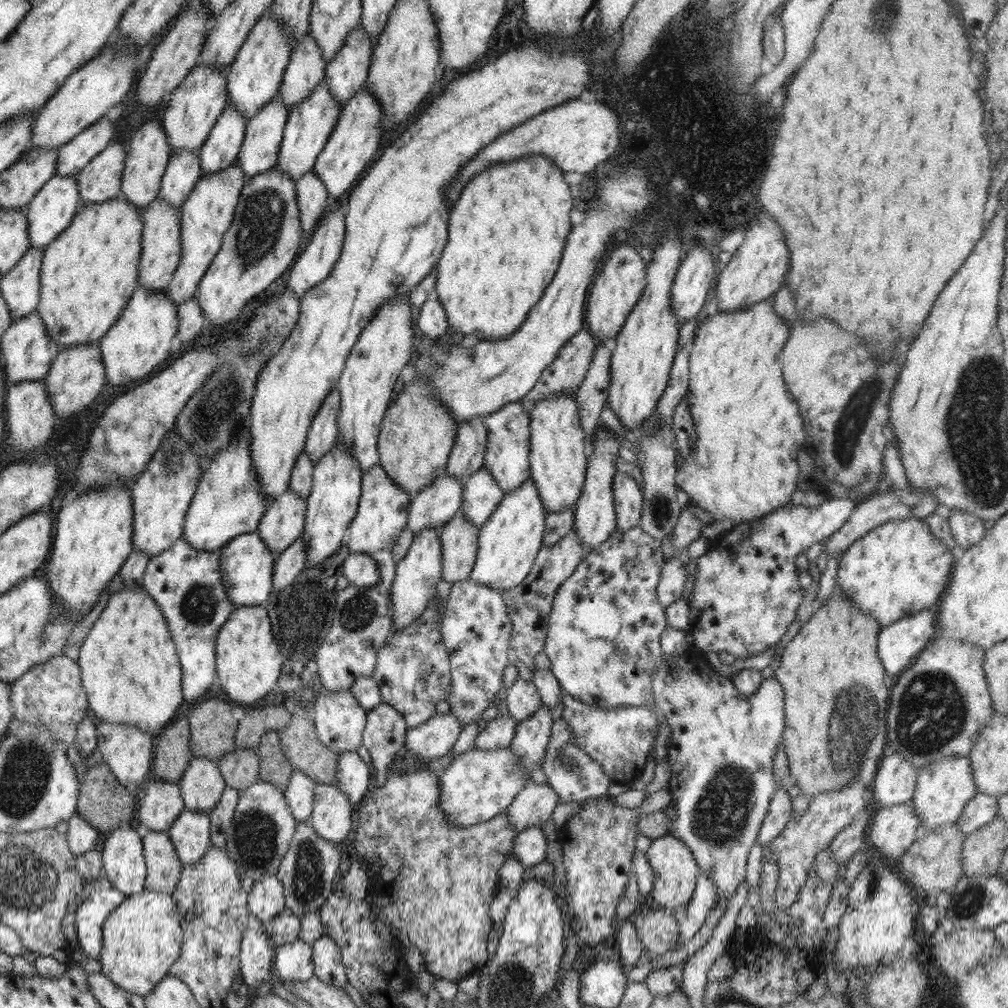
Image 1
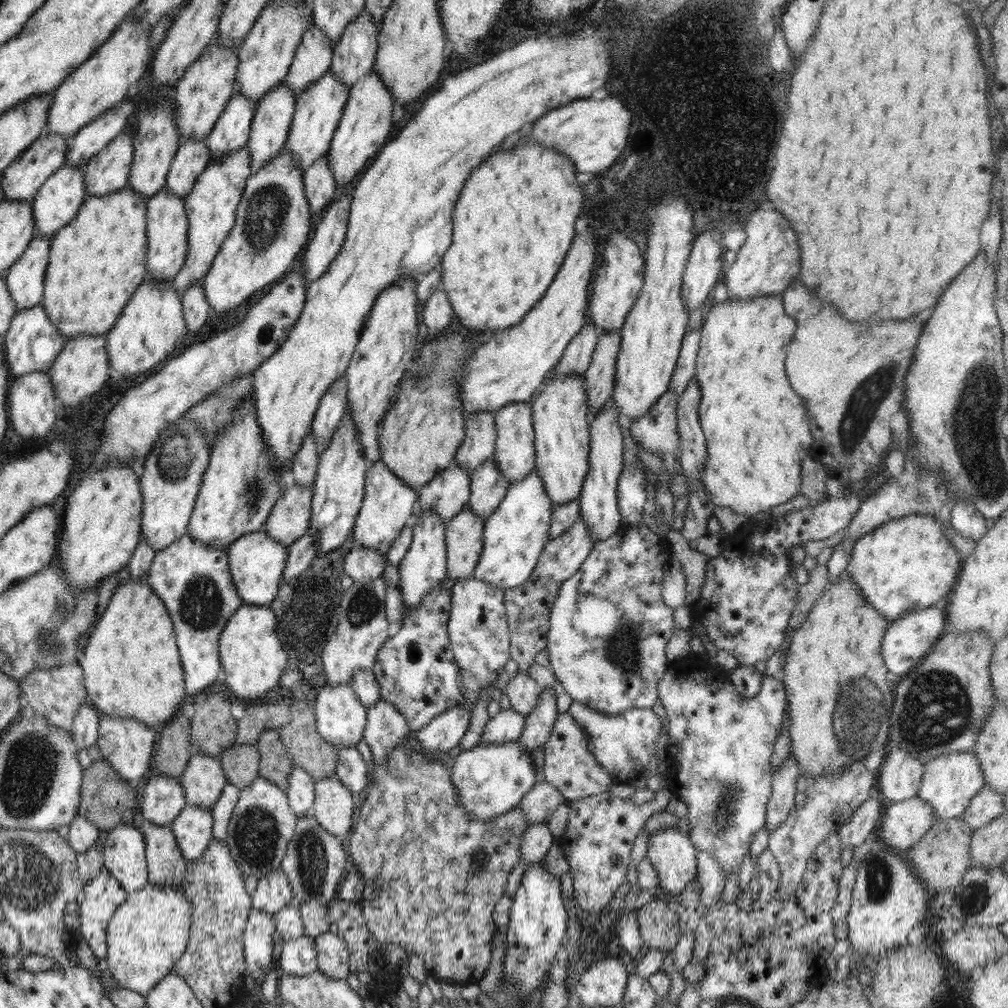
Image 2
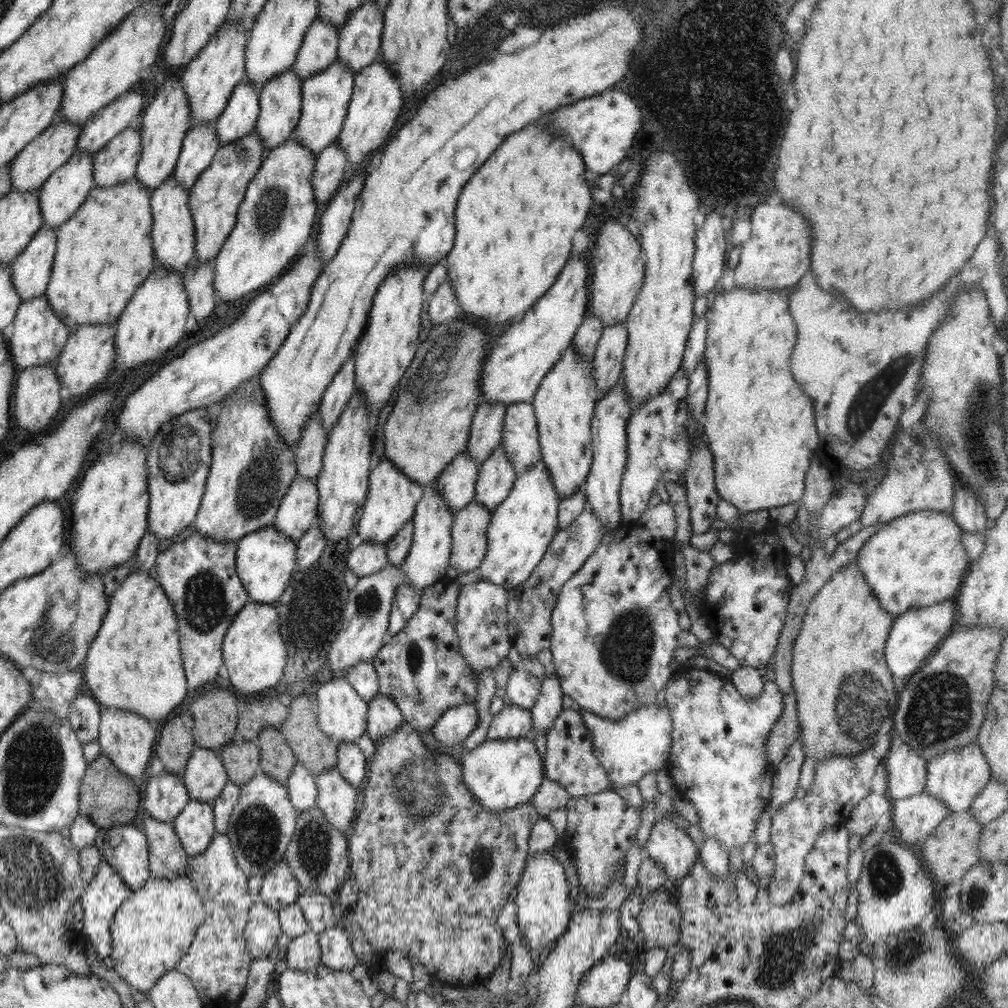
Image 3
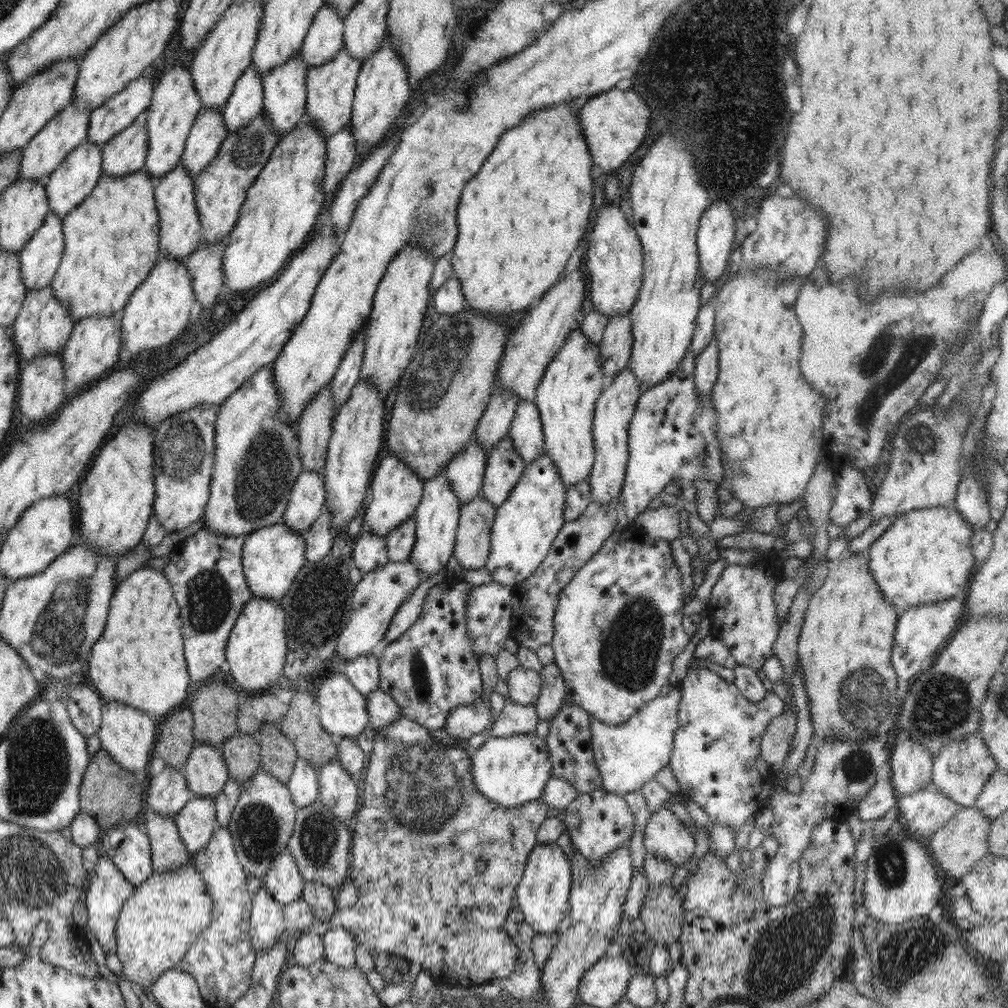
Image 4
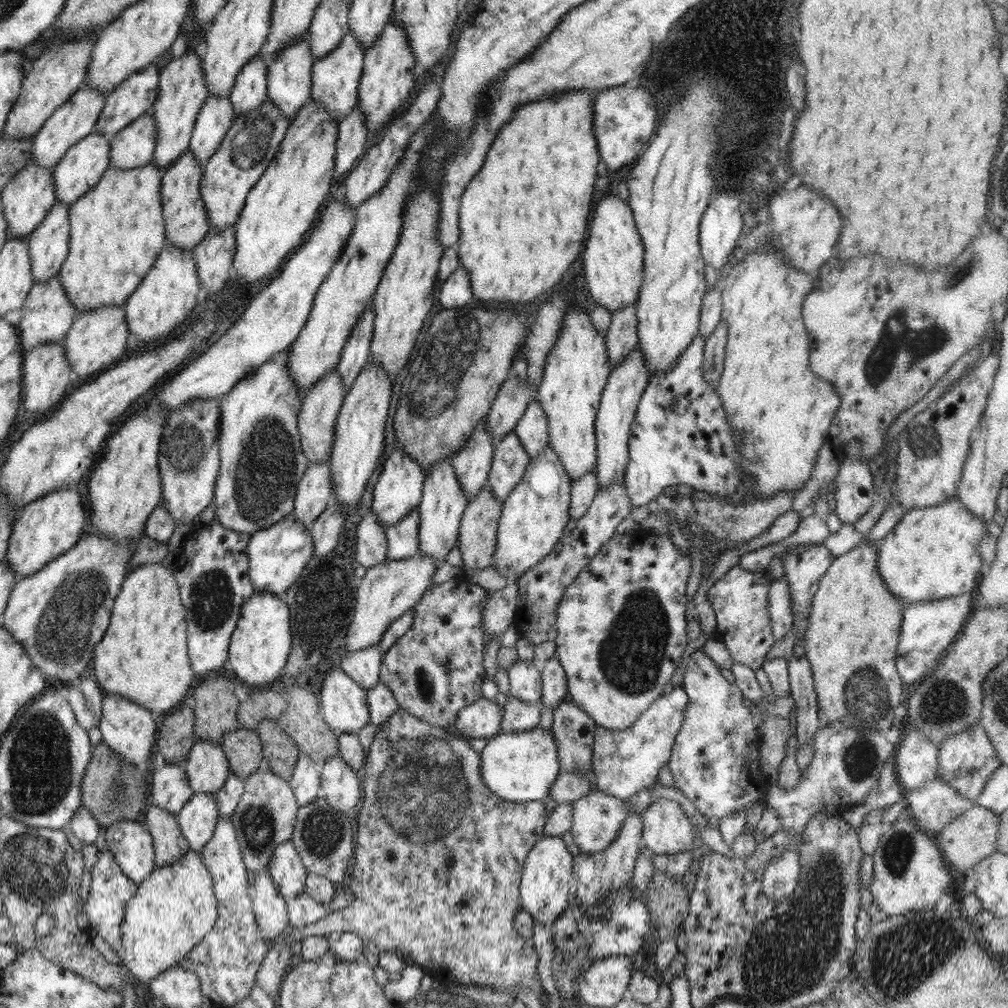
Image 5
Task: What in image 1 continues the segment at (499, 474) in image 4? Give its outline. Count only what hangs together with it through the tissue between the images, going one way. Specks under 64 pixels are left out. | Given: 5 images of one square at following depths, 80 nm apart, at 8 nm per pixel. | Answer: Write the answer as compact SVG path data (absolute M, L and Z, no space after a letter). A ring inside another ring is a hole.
M483 468L463 480L463 501L459 510L478 529L496 510L505 492L492 474Z

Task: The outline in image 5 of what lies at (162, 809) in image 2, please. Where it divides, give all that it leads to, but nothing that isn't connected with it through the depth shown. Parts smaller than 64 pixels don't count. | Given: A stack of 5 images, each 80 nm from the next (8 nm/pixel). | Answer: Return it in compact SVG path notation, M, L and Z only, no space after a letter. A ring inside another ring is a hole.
M170 762L161 769L154 770L150 788L151 804L174 814L182 810L194 795L184 766Z

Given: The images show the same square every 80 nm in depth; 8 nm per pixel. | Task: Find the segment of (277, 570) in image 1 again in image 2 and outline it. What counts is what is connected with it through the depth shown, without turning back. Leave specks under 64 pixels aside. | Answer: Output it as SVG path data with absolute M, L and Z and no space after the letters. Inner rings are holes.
M307 532L287 549L288 556L281 574L282 582L300 576L308 566L311 566L312 558L316 556L319 547L313 534Z

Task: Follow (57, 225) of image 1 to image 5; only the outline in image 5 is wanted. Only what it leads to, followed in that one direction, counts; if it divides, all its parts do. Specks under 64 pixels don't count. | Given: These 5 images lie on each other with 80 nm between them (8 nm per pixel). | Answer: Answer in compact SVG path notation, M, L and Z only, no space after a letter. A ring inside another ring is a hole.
M93 131L66 151L66 154L57 163L57 166L54 167L56 201L62 201L66 205L72 205L82 195L92 190L94 185L98 184L99 179L104 175L107 168L110 167L109 141L106 136Z

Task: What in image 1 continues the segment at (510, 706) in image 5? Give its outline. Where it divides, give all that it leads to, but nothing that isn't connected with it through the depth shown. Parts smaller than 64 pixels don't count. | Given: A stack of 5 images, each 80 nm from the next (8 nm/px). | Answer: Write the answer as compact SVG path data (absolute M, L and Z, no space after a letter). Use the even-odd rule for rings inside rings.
M499 714L486 724L486 728L482 732L478 733L473 748L478 750L509 748L518 725L516 719Z

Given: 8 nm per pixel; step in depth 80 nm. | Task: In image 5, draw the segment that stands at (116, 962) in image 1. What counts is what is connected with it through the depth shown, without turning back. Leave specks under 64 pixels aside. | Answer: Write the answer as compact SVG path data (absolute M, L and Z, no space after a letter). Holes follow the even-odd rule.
M189 851L174 864L156 866L148 878L138 883L136 894L126 903L121 929L123 943L120 957L136 985L149 983L161 972L186 958L186 955L216 926L218 901L214 896L214 881L200 853Z

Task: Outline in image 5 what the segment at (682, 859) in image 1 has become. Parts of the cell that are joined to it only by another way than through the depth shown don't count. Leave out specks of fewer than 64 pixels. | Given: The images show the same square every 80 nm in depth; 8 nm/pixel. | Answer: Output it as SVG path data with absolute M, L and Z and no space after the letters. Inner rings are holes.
M652 801L643 814L645 850L659 855L675 855L693 849L696 832L677 801Z

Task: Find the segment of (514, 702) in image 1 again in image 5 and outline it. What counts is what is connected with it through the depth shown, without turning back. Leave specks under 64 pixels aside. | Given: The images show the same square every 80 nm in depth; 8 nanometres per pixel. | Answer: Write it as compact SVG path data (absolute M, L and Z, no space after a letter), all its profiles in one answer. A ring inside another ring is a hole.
M519 659L507 671L510 679L508 695L524 702L538 703L542 697L542 674L536 660Z

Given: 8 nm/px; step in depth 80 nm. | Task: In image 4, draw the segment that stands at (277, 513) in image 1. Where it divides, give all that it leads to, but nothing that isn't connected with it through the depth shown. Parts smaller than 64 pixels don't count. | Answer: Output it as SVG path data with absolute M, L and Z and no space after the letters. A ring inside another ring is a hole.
M303 470L292 487L282 521L292 530L306 532L321 515L325 507L325 496L322 472Z

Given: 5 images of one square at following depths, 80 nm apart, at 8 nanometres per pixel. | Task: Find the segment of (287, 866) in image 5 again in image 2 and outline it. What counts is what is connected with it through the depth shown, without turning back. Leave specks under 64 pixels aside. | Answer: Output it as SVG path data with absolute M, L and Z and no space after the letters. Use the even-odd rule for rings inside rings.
M279 867L266 877L258 879L255 894L251 897L252 908L266 914L274 914L292 904L293 892L288 877Z

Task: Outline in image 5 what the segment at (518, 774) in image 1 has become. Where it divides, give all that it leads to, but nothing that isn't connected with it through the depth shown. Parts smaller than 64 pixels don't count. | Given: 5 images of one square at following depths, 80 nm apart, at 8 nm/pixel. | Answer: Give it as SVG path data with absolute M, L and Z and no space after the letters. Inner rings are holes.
M540 726L493 736L479 752L484 785L496 797L510 802L544 801L559 775L559 758L554 735Z

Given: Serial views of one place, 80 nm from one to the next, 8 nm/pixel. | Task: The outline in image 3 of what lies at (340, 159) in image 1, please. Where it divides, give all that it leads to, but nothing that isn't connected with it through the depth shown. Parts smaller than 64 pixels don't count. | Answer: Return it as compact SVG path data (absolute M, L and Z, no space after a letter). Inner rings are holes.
M381 58L354 75L353 93L337 138L348 160L349 174L359 168L370 152L378 150L388 140L396 118L400 116L403 102L404 92L398 84L397 76Z

